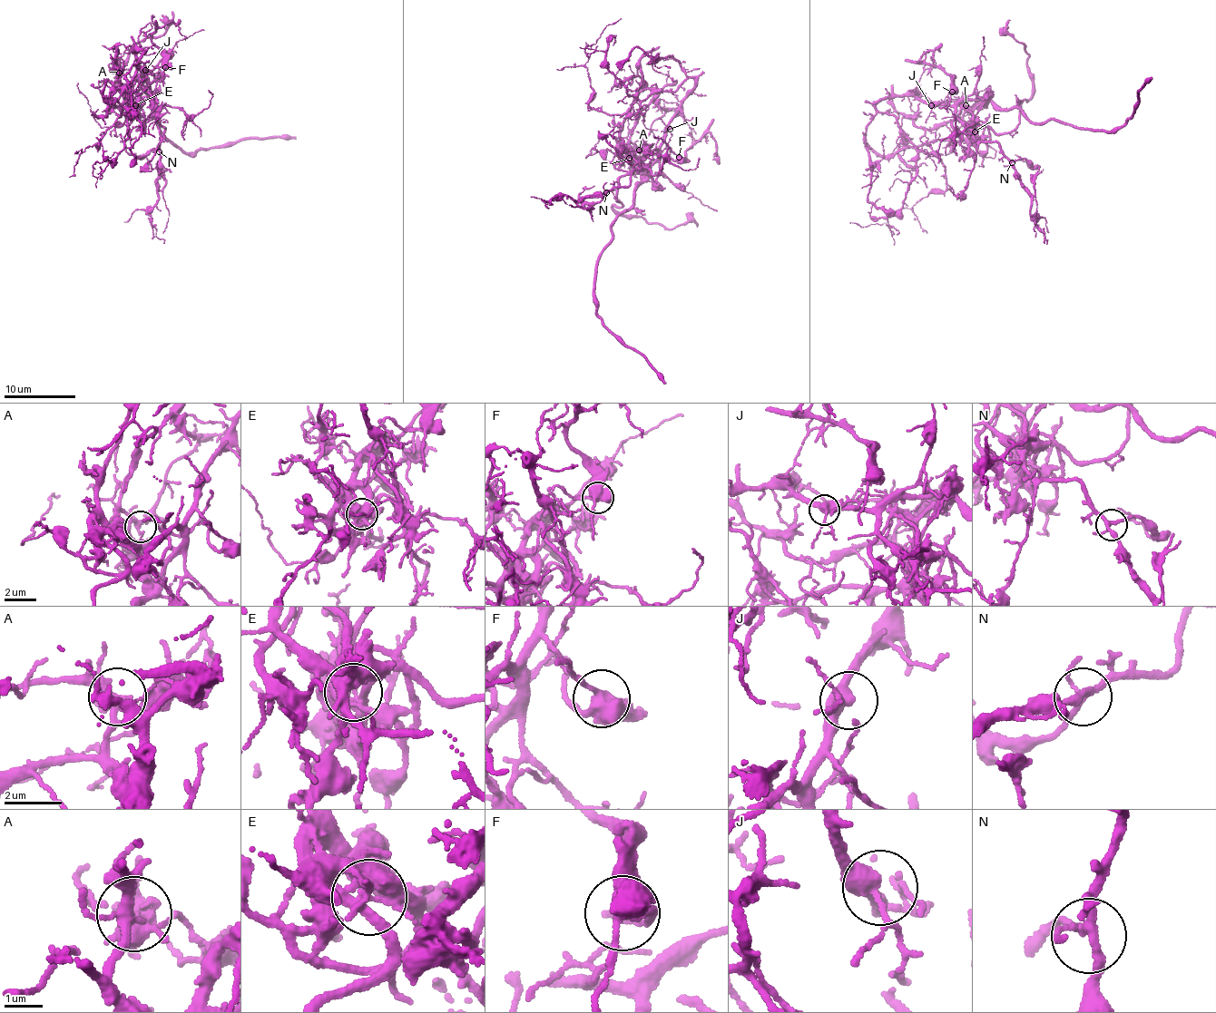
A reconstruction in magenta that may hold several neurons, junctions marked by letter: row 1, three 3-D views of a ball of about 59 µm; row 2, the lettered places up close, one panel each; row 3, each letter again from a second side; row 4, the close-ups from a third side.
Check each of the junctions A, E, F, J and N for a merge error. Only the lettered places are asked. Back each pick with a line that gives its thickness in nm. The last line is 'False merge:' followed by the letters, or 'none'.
E: Thickness 400 nm
False merge: E

